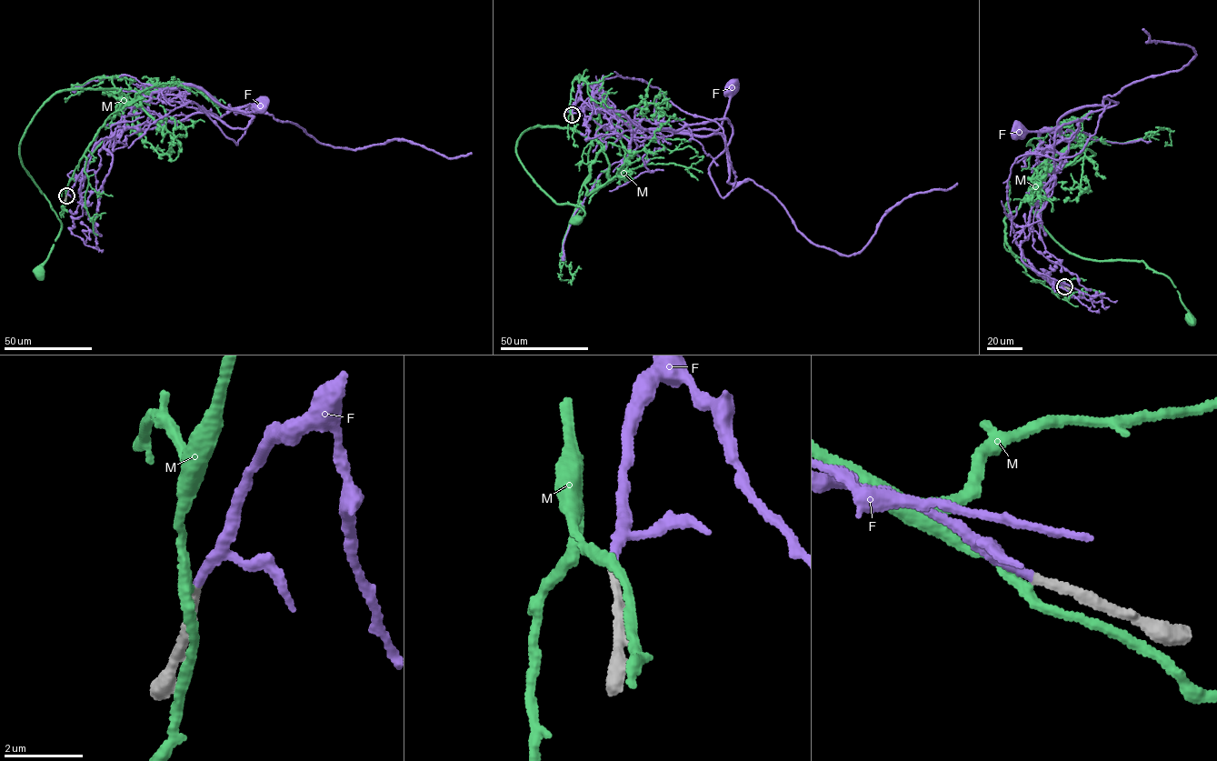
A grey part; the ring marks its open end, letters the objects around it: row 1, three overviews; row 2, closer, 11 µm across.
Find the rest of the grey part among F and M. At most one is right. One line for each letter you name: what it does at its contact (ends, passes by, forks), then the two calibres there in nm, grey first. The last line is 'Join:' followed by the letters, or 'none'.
F: it ends there; 220 nm thick on the grey side, 220 nm on the other
Join: F

